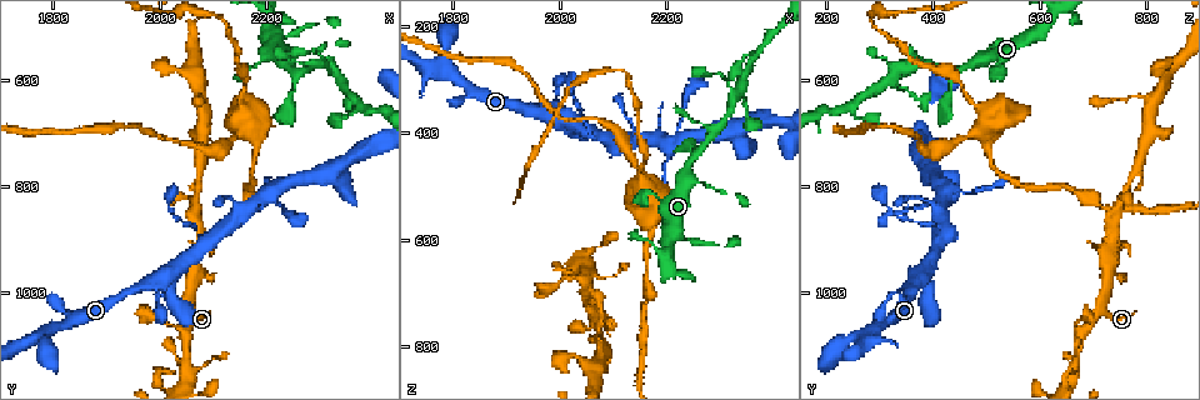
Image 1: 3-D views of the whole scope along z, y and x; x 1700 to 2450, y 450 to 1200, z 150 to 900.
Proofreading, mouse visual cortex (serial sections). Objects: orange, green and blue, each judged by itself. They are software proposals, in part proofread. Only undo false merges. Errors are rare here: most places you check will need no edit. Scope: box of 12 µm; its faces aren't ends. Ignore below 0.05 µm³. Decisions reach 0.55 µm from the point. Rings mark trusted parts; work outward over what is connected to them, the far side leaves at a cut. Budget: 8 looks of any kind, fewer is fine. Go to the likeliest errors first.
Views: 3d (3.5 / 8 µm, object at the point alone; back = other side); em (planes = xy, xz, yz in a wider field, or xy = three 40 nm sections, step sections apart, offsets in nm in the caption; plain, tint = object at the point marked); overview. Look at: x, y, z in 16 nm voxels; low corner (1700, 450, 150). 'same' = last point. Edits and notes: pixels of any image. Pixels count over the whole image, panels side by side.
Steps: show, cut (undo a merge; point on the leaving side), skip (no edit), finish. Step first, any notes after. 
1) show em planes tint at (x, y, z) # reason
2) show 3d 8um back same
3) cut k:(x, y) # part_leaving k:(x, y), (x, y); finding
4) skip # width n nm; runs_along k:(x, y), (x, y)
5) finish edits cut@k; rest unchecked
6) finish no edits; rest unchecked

show 3d 3.5um at (2080, 630, 760) # a narrow waist

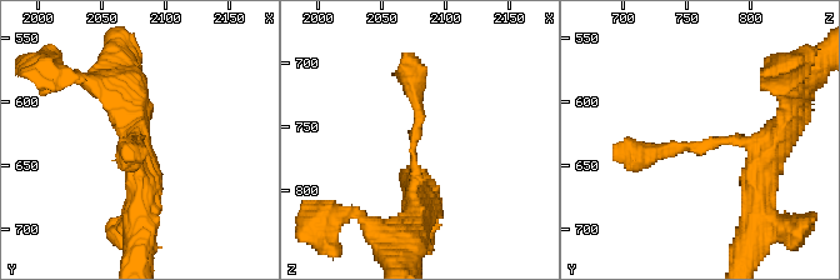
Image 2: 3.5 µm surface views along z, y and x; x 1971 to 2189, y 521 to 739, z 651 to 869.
show em planes tint at (2078, 630, 760)

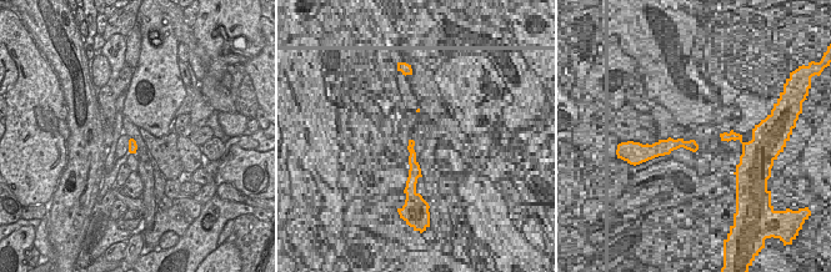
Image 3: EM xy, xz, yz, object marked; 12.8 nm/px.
skip # runs_along 2:(761, 176), (743, 141), (624, 149); all the same cell

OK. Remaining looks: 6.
show 3d 3.5um at (2095, 905, 410) # sharp bend

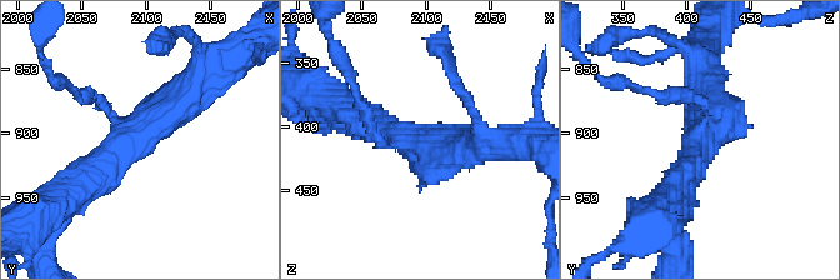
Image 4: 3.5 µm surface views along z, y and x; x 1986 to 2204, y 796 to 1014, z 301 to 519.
show em xy step 5 tint at (2086, 904, 412) # shape alone is not enough

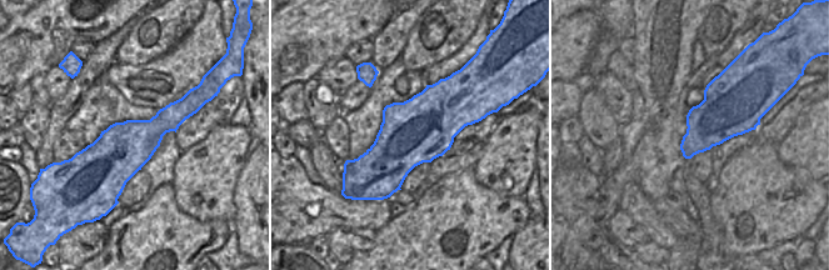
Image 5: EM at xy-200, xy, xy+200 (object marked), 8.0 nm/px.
skip # runs_along 4:(74, 196), (193, 85); one cell here

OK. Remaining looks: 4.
show 3d 8um at (2255, 585, 440) # three-way junction

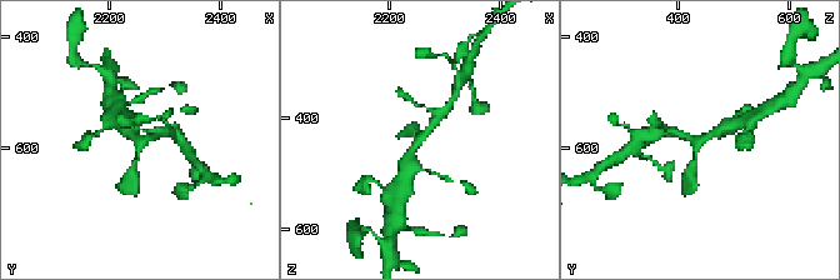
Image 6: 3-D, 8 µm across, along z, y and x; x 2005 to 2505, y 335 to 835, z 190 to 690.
show 3d 3.5um at (2260, 585, 445)

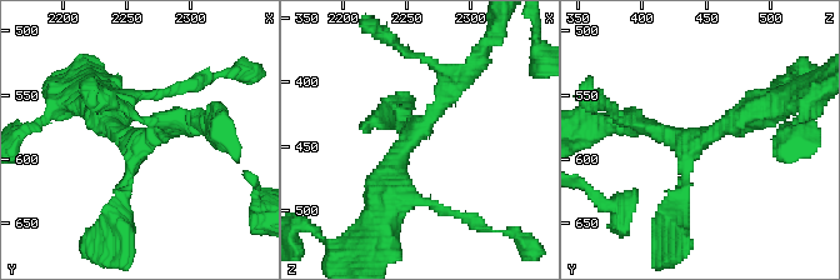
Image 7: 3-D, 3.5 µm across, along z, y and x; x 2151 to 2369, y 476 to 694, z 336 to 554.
show em xy step 2 tint at (2254, 586, 440) # now the EM

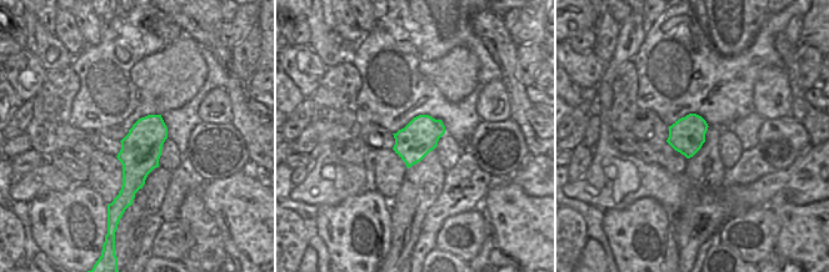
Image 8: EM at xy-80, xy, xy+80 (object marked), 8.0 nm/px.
skip # arms 3; arm_widths 200, 250, 350 nm; runs_along 7:(388, 201), (391, 160), (465, 74); one cell here

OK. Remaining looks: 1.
finish no edits; rest unchecked

